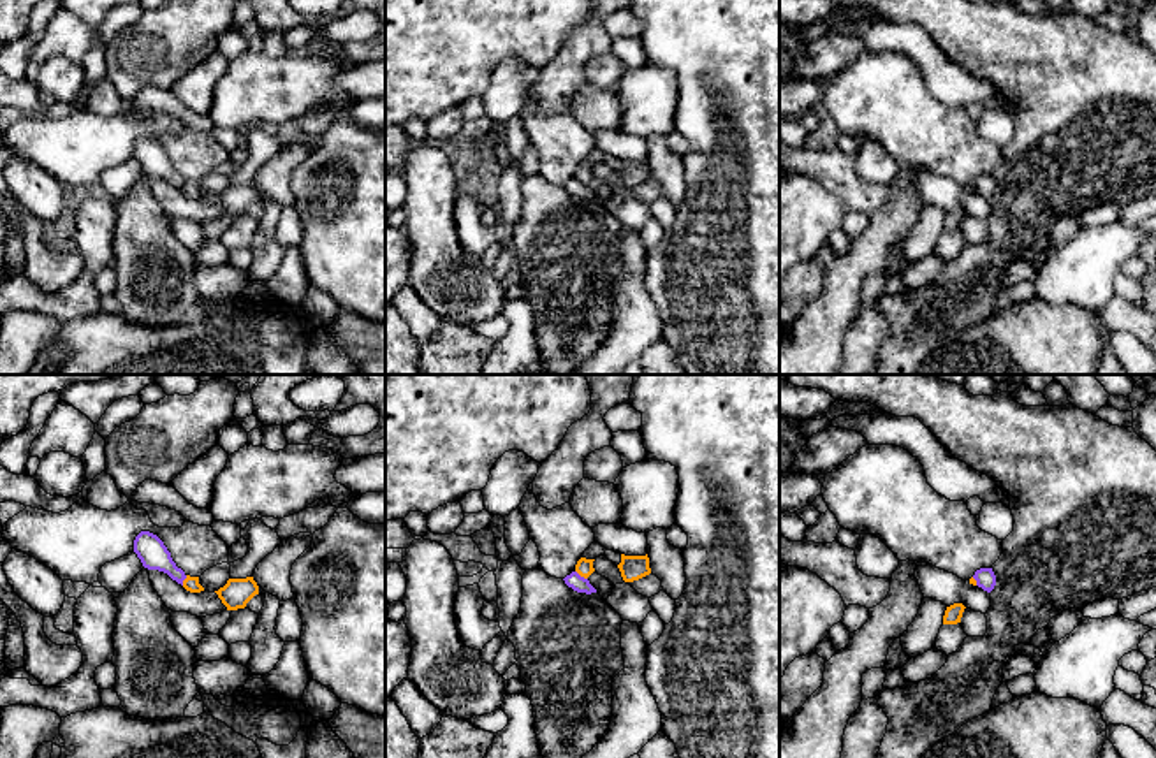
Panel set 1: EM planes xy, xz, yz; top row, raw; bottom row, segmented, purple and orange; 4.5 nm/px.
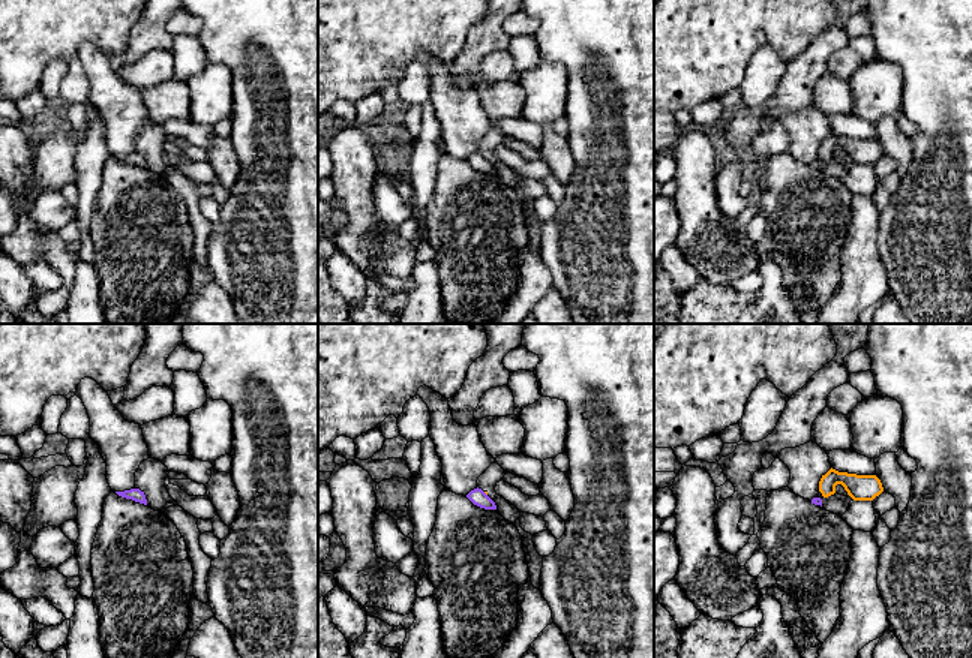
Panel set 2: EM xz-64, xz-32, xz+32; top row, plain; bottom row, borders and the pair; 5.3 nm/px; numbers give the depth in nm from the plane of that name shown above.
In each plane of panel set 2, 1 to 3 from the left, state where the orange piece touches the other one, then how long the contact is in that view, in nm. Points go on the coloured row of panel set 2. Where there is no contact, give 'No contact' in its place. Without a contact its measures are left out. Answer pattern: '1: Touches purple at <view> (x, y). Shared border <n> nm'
1: No contact
2: Touches purple at xz-32 (485, 493). Shared border 30 nm
3: No contact

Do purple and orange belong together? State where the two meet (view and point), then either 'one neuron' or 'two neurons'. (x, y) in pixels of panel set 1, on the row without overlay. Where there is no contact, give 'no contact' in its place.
meets purple in xz at (579, 182); two neurons

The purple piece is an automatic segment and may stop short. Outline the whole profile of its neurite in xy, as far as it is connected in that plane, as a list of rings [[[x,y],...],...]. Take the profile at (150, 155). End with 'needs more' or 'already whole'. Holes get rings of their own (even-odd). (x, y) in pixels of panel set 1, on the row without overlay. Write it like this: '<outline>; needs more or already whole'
[[[141,137],[134,146],[134,158],[144,174],[164,178],[183,192],[183,186],[187,185],[185,178],[176,172],[171,158],[157,141]]]; already whole

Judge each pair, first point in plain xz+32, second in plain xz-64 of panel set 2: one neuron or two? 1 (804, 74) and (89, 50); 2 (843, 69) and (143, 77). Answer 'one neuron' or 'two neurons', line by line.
1: two neurons
2: one neuron

